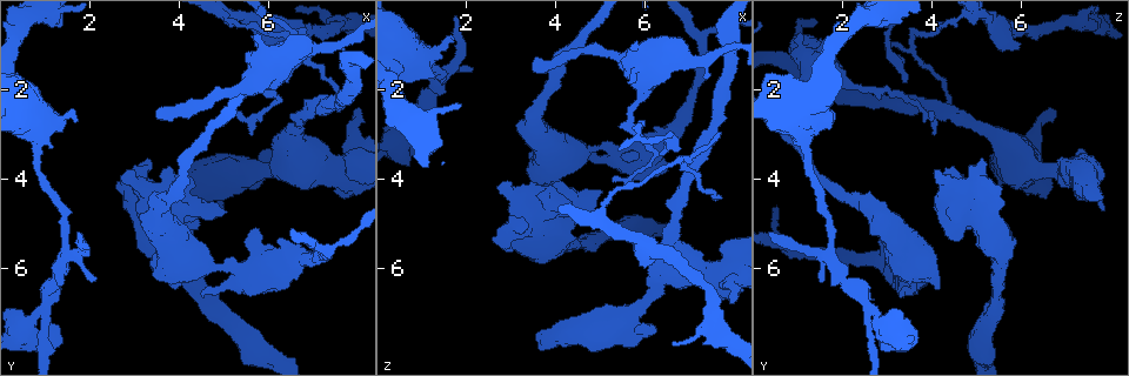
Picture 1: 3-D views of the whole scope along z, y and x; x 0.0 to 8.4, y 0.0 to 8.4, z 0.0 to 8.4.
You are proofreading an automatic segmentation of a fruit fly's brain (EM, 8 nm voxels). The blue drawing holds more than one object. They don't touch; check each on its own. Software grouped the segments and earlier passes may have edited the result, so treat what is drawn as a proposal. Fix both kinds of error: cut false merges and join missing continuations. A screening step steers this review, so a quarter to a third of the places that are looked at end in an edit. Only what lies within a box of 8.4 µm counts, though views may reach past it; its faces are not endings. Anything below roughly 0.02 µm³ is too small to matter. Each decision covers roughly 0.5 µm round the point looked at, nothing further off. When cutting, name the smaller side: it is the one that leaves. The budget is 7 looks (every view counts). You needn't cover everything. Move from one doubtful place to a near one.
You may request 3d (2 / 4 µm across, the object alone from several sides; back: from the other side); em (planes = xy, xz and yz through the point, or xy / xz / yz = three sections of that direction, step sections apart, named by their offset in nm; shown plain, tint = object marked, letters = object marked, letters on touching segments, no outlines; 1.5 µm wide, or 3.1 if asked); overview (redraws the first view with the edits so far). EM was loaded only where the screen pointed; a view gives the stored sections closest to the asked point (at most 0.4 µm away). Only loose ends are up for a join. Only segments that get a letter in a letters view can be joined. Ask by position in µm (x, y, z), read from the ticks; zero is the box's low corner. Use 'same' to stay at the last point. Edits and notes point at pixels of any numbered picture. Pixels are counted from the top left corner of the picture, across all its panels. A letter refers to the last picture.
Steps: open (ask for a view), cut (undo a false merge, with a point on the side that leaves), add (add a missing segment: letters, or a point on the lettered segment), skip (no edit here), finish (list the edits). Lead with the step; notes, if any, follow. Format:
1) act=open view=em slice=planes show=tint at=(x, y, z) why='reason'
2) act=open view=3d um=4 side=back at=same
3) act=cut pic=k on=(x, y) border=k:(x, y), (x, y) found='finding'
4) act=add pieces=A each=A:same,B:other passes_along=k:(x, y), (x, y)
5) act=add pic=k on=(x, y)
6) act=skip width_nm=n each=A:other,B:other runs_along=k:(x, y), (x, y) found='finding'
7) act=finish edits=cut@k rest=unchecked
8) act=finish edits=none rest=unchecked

act=open view=3d um=4 at=(3.60, 2.65, 1.30) why='branch stops here'

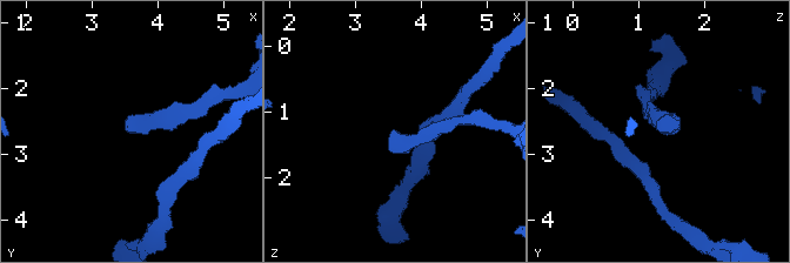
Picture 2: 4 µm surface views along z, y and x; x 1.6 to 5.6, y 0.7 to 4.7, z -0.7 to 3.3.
act=open view=em slice=yz step=4 show=letters at=(3.60, 2.60, 1.30)

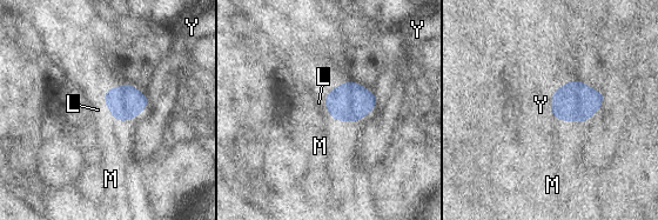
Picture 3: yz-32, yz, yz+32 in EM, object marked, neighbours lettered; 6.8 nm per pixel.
act=open view=em slice=planes show=letters at=same why='another direction'

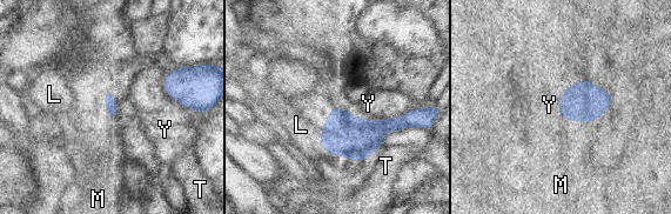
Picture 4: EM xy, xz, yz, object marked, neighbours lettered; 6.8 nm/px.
act=add pieces=L longest_contact=Y:600nm each=L:same,M:other,T:other,Y:other found='the cell continues'

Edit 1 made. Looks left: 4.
act=open view=overview

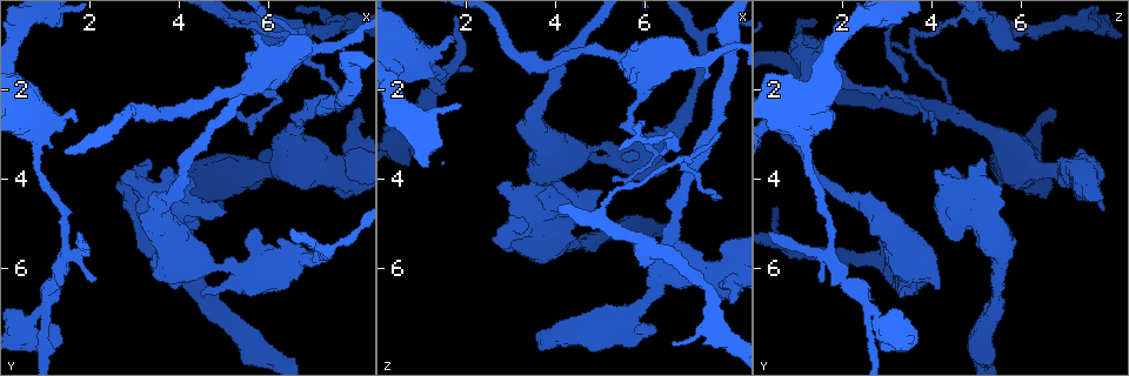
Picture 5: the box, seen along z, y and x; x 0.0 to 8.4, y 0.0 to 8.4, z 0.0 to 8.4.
act=open view=em slice=planes show=tint at=(7.65, 1.15, 2.90) why='free end'

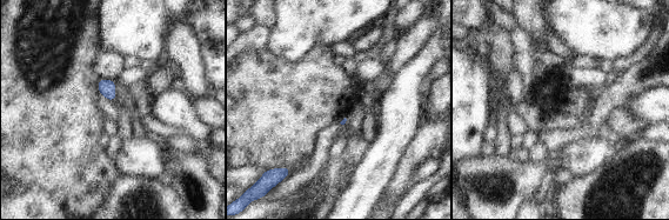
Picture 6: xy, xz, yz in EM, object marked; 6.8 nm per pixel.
act=open view=em slice=planes show=letters at=same why='see the neighbours'

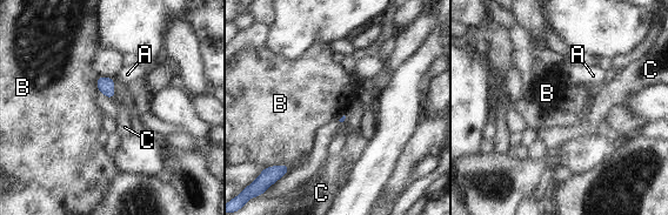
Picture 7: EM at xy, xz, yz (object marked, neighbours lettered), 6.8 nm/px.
act=skip each=A:other,B:other,C:other border=7:(99, 75), (97, 91) found='none of them fits'

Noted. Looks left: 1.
act=open view=em slice=planes show=letters at=(3.60, 4.45, 7.40)

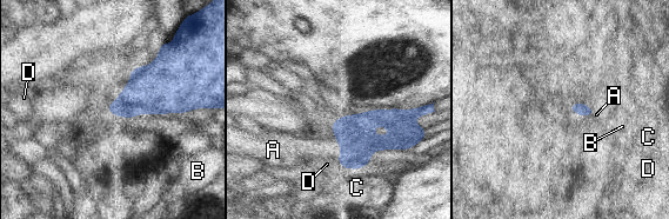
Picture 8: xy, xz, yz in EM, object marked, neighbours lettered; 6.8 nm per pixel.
act=add pieces=A each=A:same,B:other,C:other,D:other found='it goes on there'

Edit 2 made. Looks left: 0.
act=finish edits=add@4,add@8 rest=unchecked

